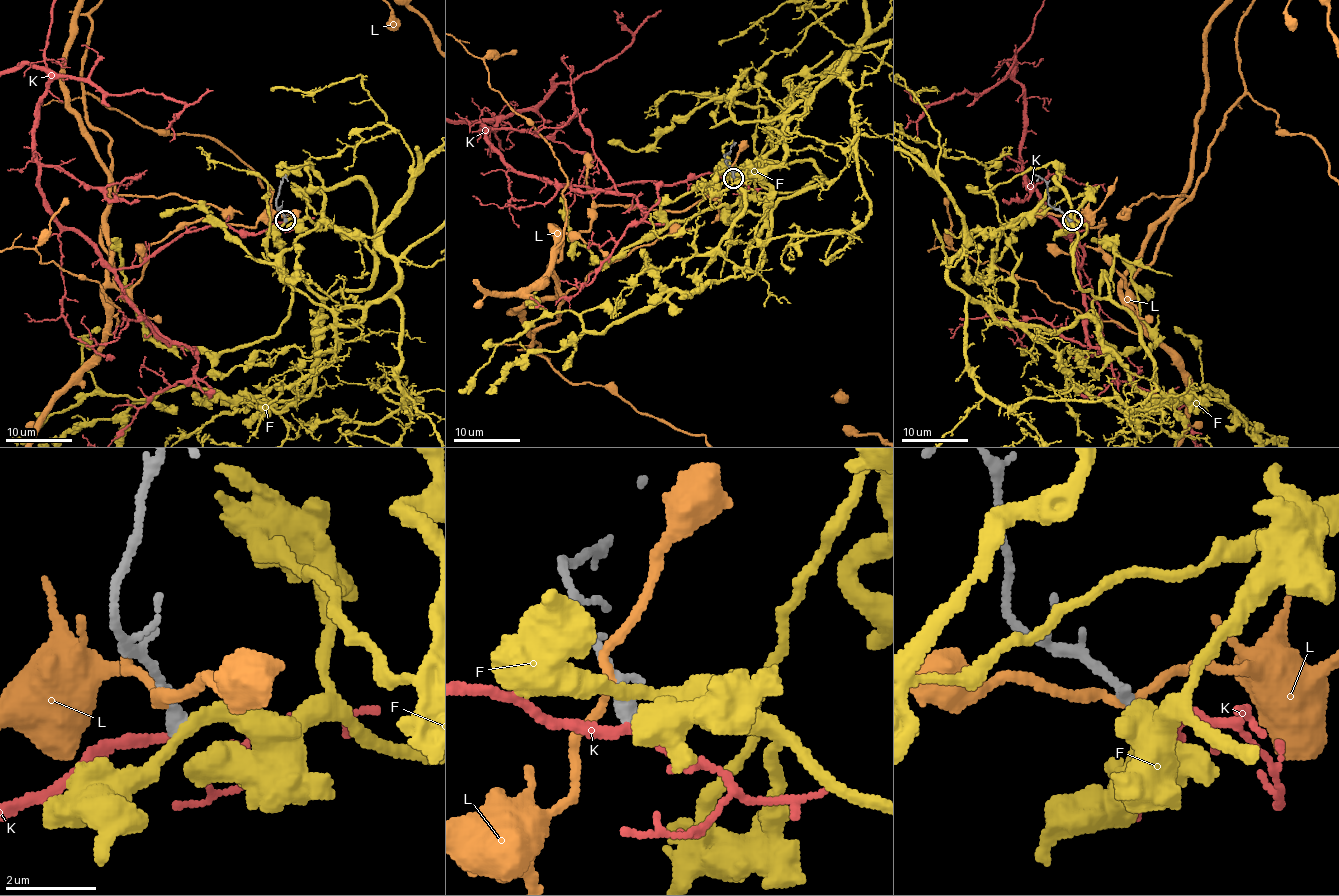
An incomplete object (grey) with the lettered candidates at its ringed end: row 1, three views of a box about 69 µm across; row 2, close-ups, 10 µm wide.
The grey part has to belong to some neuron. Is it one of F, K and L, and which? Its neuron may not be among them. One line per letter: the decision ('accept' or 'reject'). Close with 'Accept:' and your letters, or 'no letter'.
F: reject
K: accept
L: reject
Accept: K

